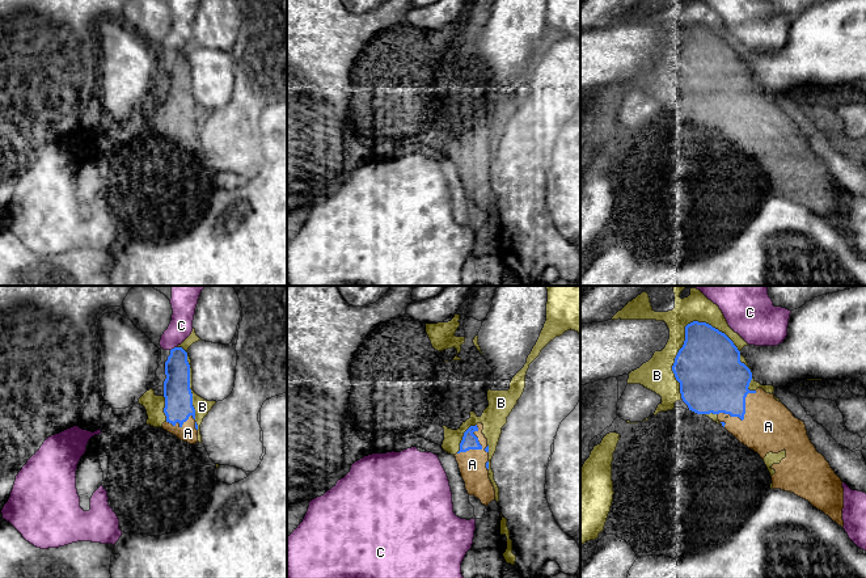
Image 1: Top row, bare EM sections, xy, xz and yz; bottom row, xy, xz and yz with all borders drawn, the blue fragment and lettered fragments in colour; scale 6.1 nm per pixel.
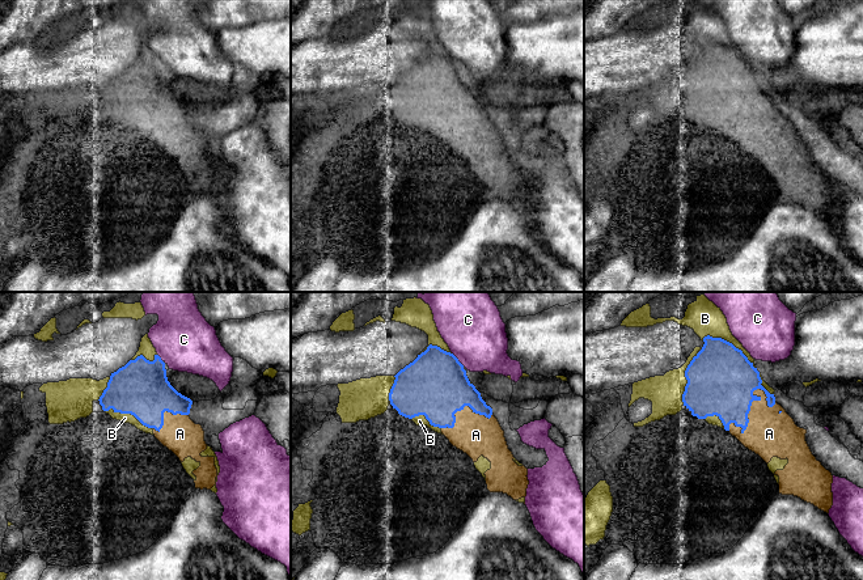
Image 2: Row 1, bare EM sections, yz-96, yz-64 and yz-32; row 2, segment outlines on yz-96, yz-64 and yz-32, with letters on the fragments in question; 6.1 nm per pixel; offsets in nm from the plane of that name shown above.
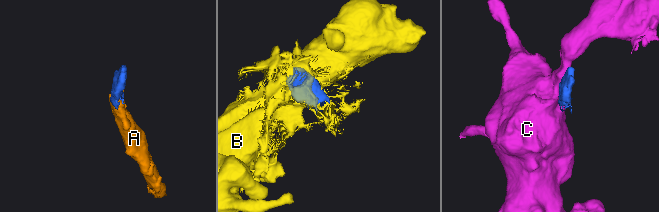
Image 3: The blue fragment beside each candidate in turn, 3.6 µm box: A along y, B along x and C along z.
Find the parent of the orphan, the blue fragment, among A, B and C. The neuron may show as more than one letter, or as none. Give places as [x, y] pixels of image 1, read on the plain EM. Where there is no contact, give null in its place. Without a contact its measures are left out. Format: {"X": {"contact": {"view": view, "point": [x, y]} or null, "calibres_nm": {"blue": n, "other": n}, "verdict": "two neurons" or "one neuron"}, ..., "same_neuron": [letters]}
{"A": {"contact": {"view": "yz", "point": [744, 119]}, "calibres_nm": {"blue": 380, "other": 320}, "verdict": "one neuron"}, "B": {"contact": {"view": "yz", "point": [677, 59]}, "calibres_nm": {"blue": 400, "other": 200}, "verdict": "two neurons"}, "C": {"contact": {"view": "xy", "point": [174, 54]}, "calibres_nm": {"blue": 160, "other": 140}, "verdict": "two neurons"}, "same_neuron": ["A"]}

